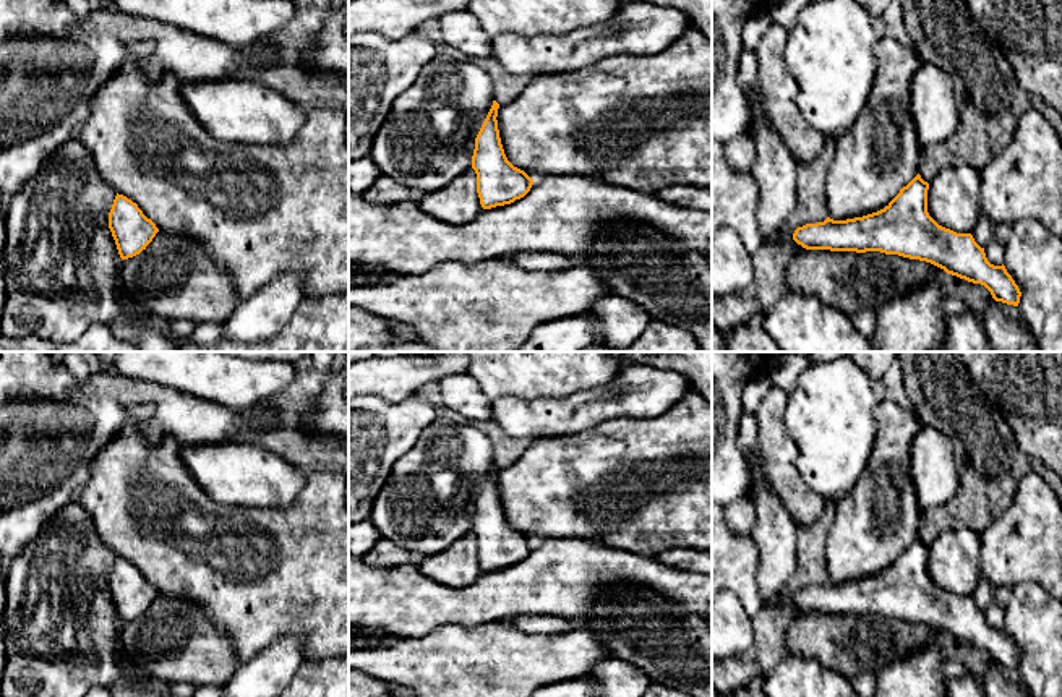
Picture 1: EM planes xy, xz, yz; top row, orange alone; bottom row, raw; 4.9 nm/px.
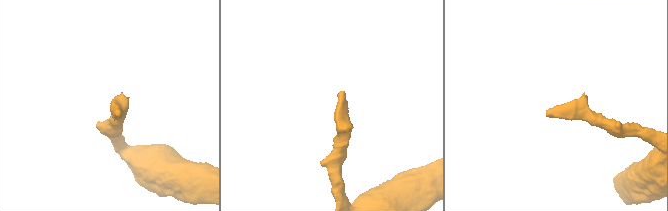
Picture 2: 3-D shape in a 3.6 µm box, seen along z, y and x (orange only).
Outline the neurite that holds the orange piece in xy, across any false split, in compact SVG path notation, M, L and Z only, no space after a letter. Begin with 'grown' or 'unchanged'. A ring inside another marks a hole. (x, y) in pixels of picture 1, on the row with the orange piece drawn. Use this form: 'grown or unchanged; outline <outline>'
unchanged; outline M118 193L109 212L109 229L122 259L139 254L159 232L136 203Z

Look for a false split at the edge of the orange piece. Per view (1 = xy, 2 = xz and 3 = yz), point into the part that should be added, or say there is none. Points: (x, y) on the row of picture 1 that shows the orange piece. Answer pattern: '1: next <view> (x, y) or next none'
1: next none
2: next none
3: next none

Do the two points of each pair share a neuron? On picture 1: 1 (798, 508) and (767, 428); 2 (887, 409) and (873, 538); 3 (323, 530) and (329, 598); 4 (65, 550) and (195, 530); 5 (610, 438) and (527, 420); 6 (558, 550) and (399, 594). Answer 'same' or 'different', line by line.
1: same
2: same
3: same
4: different
5: different
6: same

